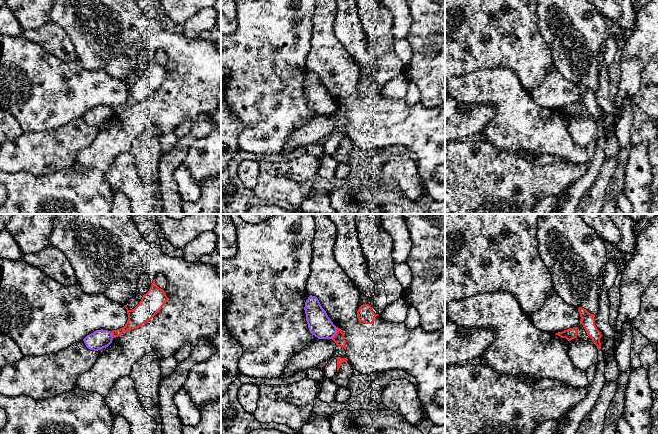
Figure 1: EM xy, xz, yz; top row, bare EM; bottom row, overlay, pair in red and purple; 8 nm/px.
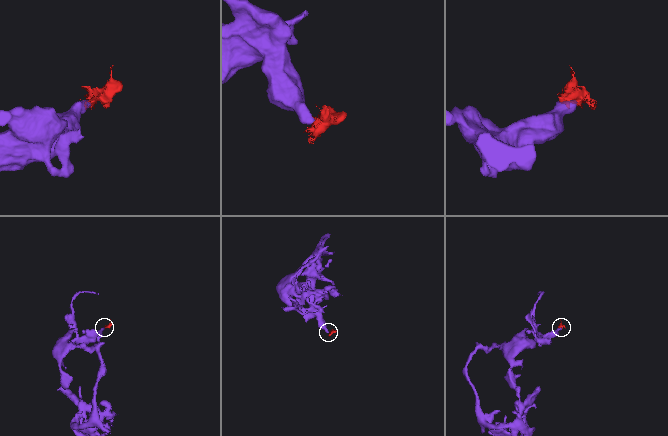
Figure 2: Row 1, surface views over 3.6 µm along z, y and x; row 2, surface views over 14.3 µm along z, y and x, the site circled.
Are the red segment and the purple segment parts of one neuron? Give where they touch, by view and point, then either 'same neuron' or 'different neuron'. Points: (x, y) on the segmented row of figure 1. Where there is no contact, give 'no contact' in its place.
xz (336, 333) | different neuron

